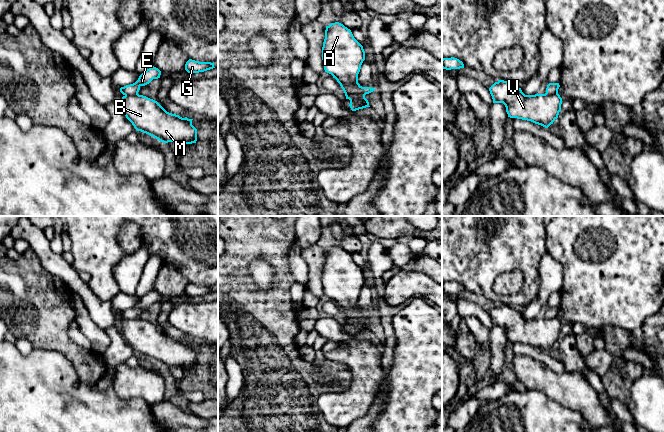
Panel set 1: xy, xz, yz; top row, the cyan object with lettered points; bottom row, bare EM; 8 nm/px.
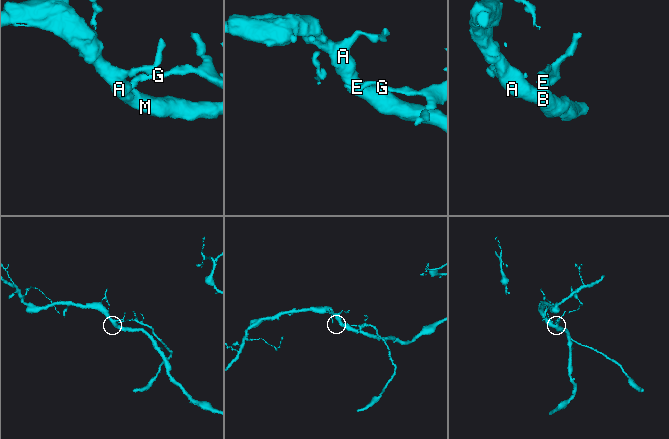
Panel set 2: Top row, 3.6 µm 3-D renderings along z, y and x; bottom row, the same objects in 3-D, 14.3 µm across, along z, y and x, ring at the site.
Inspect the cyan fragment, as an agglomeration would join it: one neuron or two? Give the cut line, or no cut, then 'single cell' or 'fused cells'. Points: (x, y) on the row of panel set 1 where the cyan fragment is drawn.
cut in xy along (137, 93), (125, 96); fused cells

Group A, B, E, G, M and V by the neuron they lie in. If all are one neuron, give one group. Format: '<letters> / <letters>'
A B M V / E G

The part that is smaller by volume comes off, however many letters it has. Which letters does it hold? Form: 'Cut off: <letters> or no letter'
Cut off: E, G

